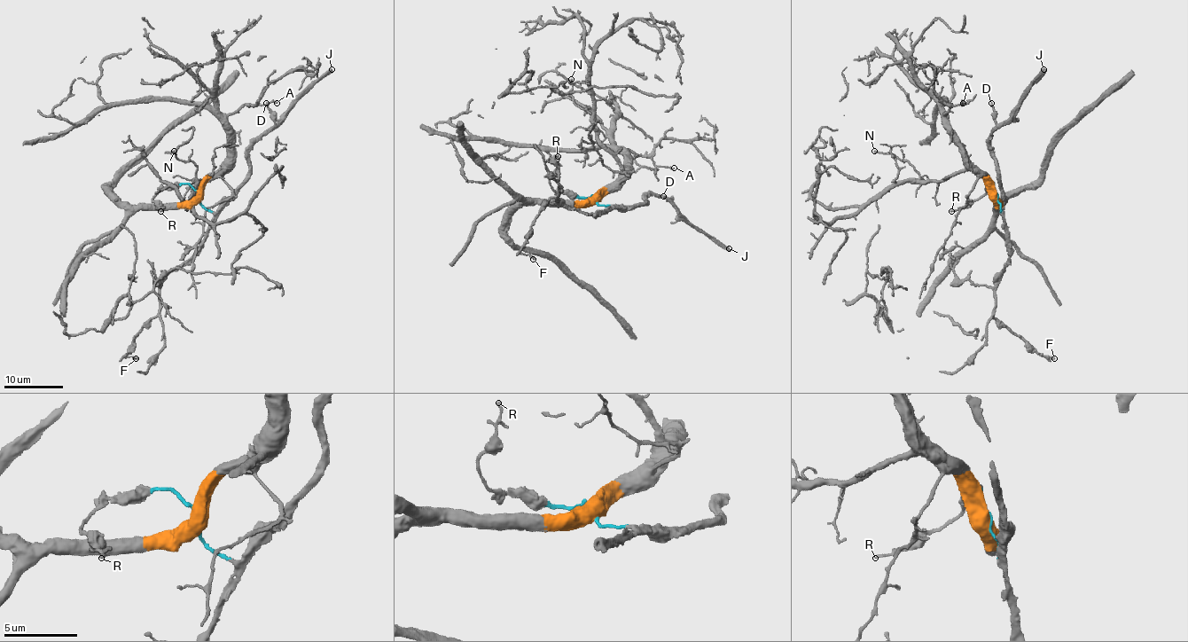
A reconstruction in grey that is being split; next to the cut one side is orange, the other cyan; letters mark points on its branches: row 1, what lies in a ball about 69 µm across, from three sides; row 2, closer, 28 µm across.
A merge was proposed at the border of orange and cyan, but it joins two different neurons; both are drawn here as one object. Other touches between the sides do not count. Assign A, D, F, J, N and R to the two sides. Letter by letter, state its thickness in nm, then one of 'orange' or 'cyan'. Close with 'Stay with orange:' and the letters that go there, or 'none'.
A: calibre 160 nm; orange
D: calibre 160 nm; cyan
F: calibre 200 nm; cyan
J: calibre 400 nm; cyan
N: calibre 130 nm; orange
R: calibre 170 nm; cyan
Stay with orange: A, N

